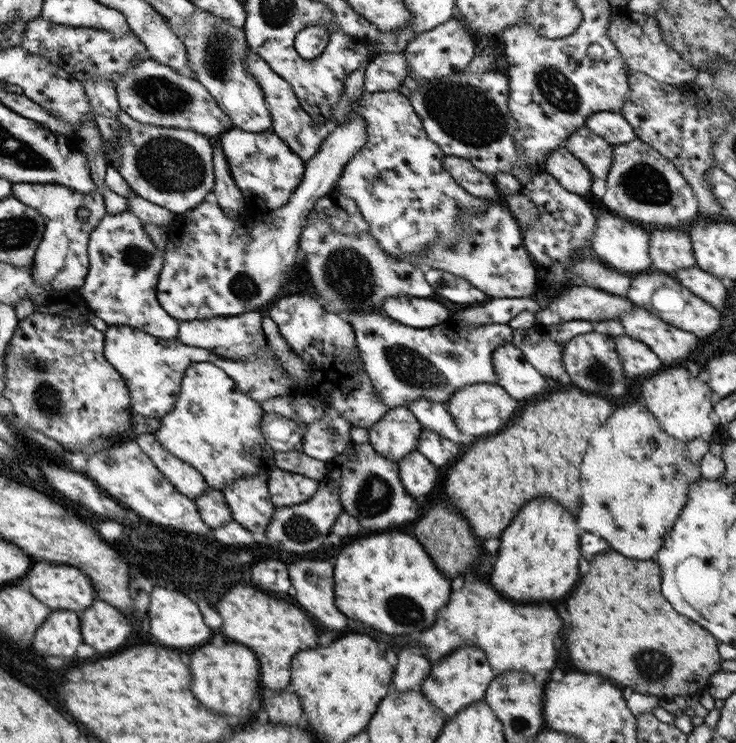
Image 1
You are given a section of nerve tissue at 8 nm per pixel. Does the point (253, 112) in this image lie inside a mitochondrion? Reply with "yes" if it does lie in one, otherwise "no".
no

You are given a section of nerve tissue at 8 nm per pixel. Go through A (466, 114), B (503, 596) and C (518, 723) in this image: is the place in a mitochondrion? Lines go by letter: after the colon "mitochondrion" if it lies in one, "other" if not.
A: mitochondrion
B: other
C: mitochondrion

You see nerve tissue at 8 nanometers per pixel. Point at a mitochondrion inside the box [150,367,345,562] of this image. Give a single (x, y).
(293, 523)

